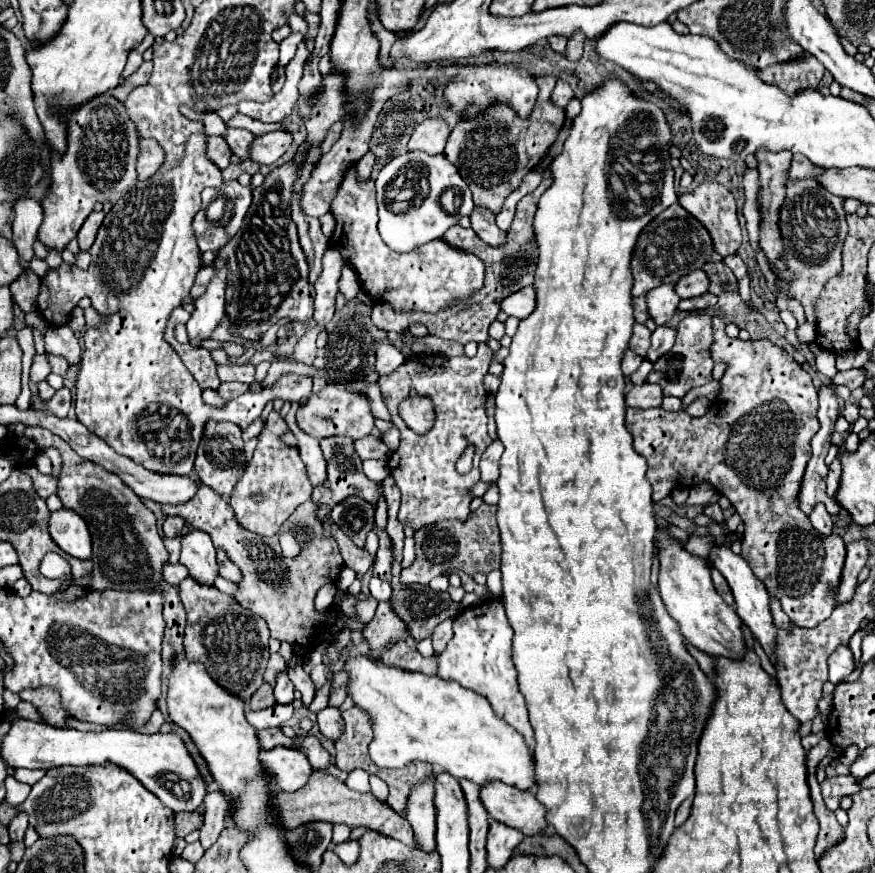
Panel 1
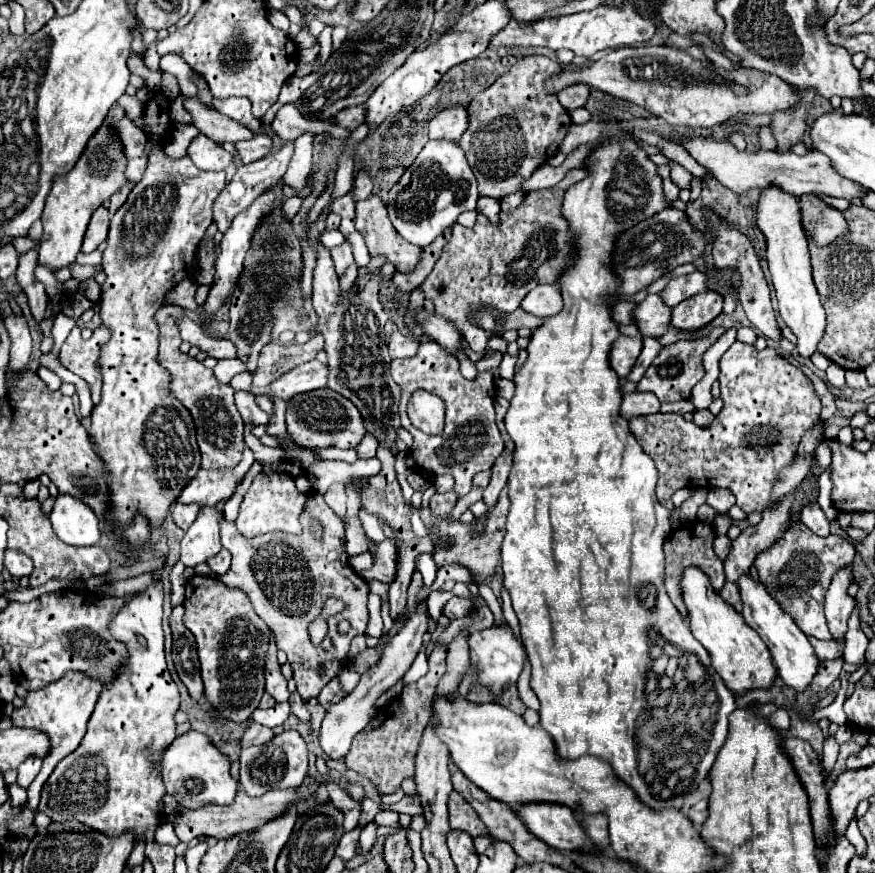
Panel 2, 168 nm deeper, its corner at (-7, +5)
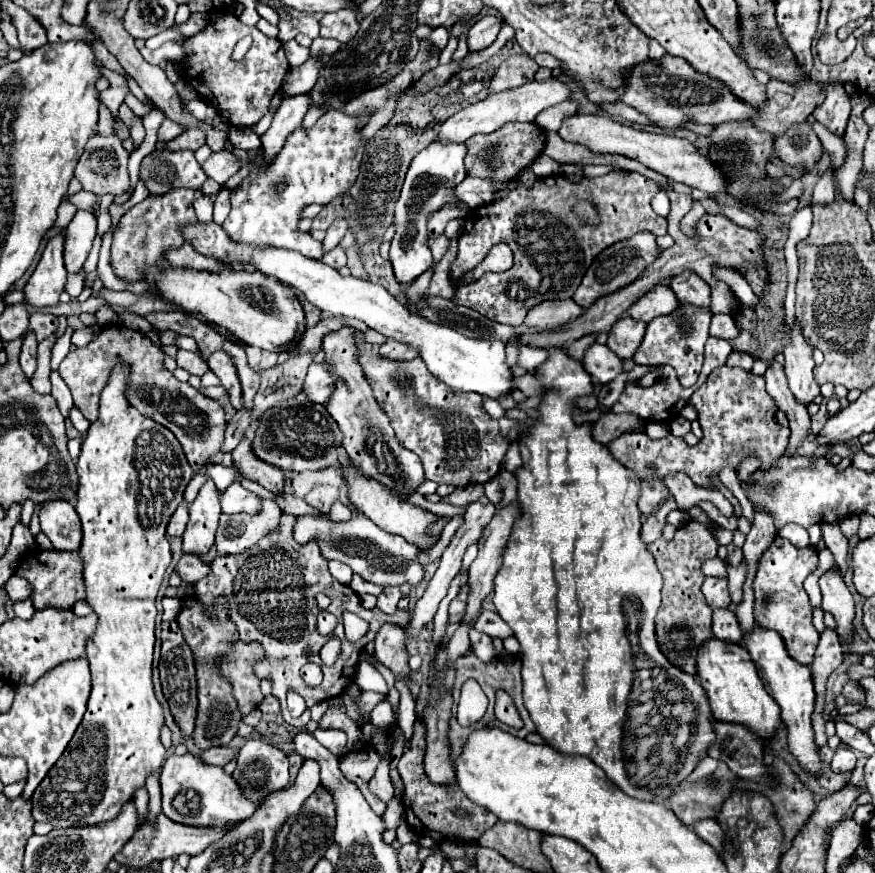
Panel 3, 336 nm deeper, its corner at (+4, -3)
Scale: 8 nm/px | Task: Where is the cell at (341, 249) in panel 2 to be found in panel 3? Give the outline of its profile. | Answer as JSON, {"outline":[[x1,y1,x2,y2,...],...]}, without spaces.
{"outline":[[334,247,332,251,328,251,324,257,322,257,322,263,334,267,334,269,342,269,346,265,346,253,342,251,342,247]]}

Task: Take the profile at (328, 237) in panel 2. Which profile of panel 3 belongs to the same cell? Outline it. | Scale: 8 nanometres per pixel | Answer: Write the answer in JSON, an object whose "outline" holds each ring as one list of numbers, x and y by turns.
{"outline":[[328,111,316,121,314,127,298,127,266,171,262,171,262,165,258,165,240,183,238,191,230,199,232,211,222,223,226,235,234,243,284,247,310,259,322,259,322,243,296,229,300,211,310,203,326,205,350,189,364,155,366,143,358,137,364,123,366,119,354,119,342,111]]}

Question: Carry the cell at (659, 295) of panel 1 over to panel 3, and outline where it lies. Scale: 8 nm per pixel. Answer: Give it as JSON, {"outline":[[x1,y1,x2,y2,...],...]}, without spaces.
{"outline":[[628,315,620,317,608,333,608,347,622,359,634,357,644,339,644,331,646,331,646,323,636,321]]}

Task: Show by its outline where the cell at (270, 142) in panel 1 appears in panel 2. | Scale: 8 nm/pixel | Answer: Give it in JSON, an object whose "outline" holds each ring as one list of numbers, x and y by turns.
{"outline":[[255,135,249,141,235,143,235,149,239,153,239,159,243,165,259,161,271,153,271,137,269,135]]}

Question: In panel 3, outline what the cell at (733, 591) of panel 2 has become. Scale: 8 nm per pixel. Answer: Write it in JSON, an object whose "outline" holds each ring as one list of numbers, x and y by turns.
{"outline":[[716,609,712,617,712,633,714,637,730,643,740,643,742,641,742,631,740,623,734,611,730,609]]}

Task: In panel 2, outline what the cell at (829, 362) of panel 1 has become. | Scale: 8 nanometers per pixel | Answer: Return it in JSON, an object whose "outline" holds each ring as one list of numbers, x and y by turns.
{"outline":[[831,363,827,369,827,383,833,387,845,387,845,371,841,371,841,367]]}

